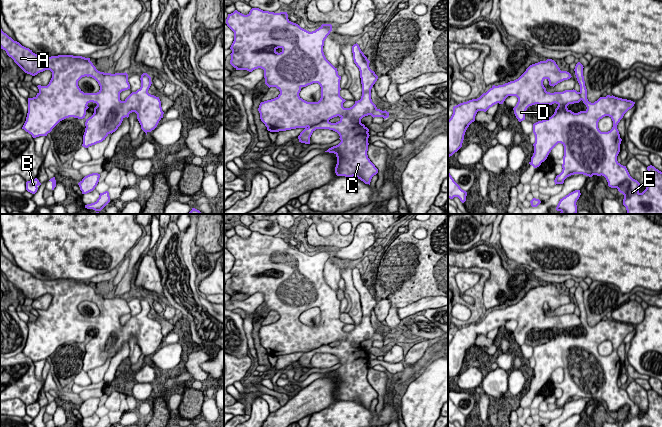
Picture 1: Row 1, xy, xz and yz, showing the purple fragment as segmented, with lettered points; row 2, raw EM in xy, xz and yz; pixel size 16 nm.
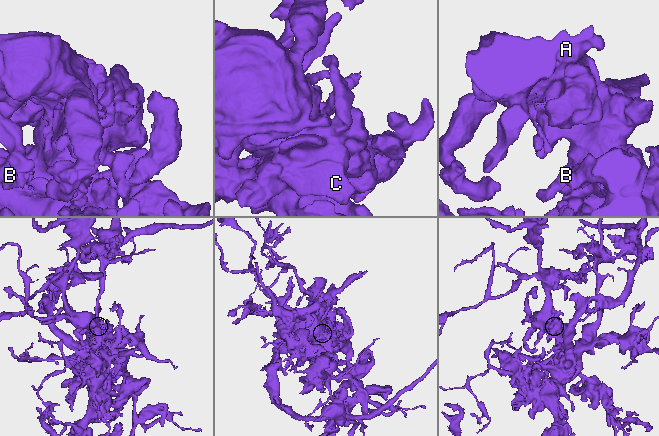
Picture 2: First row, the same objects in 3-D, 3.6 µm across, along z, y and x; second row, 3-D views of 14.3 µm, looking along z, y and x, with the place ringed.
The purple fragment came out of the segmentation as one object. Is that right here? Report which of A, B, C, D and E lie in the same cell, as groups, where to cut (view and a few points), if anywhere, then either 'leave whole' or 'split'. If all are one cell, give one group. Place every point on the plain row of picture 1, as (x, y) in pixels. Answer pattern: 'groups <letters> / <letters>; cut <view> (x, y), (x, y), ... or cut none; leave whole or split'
groups A B C D E; cut none; leave whole

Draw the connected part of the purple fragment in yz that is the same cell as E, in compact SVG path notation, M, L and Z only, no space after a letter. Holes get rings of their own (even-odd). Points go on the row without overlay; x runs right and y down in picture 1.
M552 283L540 285L530 289L526 295L516 304L510 305L503 309L493 309L486 317L483 317L479 322L472 323L467 326L460 327L453 331L453 338L448 344L448 381L452 380L461 371L464 364L464 359L469 349L475 345L475 340L478 335L486 336L490 331L499 327L503 328L508 320L516 320L518 326L513 332L514 338L519 346L525 344L526 334L529 330L552 329L556 327L558 330L554 338L548 343L538 345L533 348L533 357L535 359L534 377L529 386L534 392L537 392L544 386L551 374L561 367L564 370L564 380L562 388L562 396L556 400L554 406L563 408L564 404L574 398L583 398L589 401L593 399L604 400L611 412L617 412L624 419L623 427L662 427L662 396L650 389L648 394L648 410L640 417L642 412L640 407L633 403L626 390L621 389L617 385L617 380L620 376L620 362L617 349L623 342L624 338L631 333L635 326L627 323L618 322L607 319L600 321L594 327L587 323L587 313L583 300L583 289L578 286L575 290L575 299L580 309L580 315L565 314L563 316L550 317L546 315L543 305L547 303L550 310L555 310L558 307L570 303L572 300L567 295L561 295L556 286ZM580 325L586 329L585 335L574 337L567 332L569 328L579 327ZM605 340L609 340L613 345L613 351L608 356L601 356L598 352L598 346Z

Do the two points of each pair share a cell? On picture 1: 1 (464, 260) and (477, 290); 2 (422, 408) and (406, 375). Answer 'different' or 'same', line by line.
1: different
2: different

